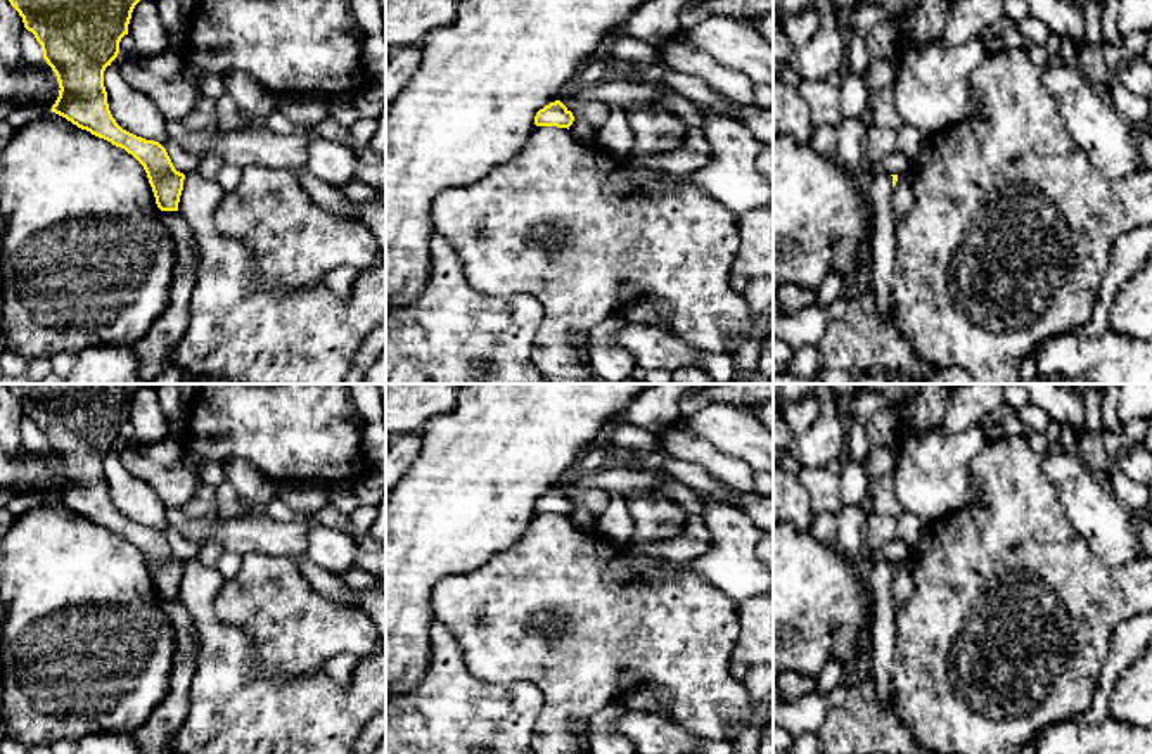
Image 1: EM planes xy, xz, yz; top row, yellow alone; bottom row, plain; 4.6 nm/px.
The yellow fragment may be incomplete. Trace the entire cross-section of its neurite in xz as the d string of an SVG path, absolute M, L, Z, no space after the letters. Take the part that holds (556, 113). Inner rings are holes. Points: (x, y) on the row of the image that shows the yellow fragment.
M560 100L550 102L534 116L536 126L557 126L569 130L573 121L574 121L573 112Z

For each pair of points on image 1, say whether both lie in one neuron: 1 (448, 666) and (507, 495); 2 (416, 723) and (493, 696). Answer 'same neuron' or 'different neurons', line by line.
1: different neurons
2: same neuron

